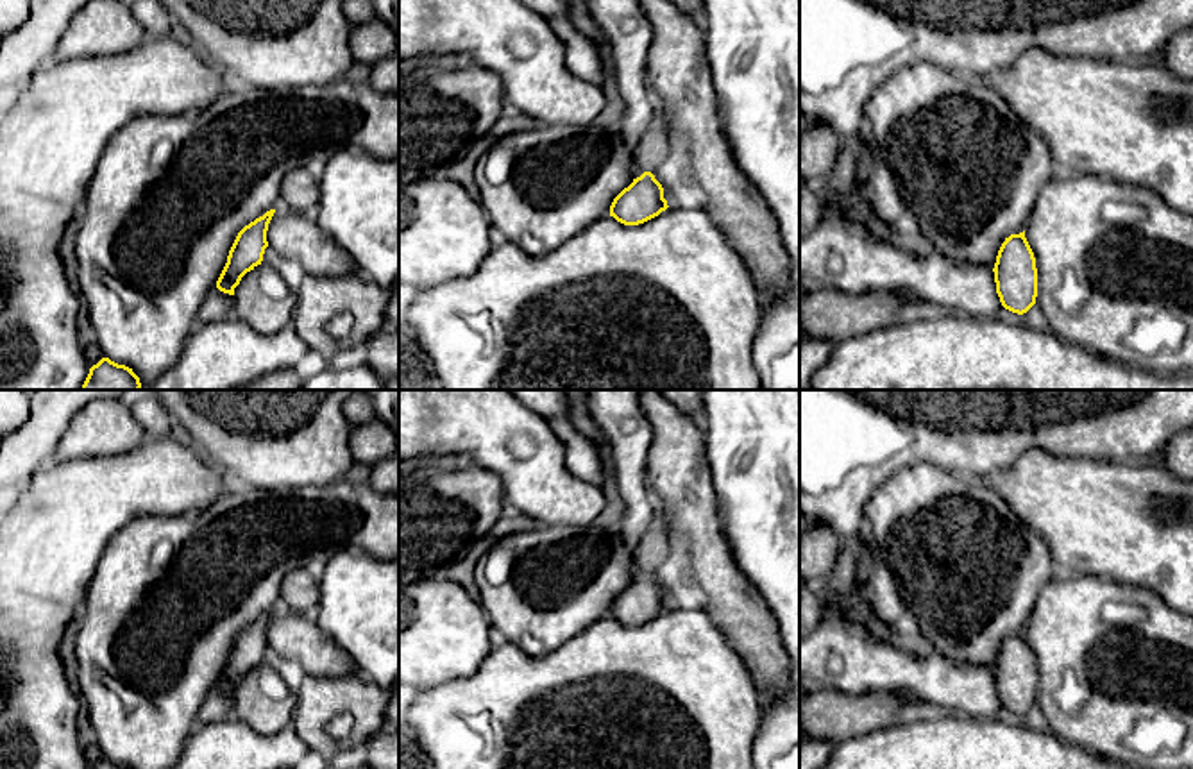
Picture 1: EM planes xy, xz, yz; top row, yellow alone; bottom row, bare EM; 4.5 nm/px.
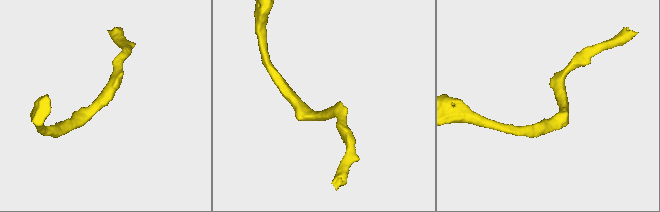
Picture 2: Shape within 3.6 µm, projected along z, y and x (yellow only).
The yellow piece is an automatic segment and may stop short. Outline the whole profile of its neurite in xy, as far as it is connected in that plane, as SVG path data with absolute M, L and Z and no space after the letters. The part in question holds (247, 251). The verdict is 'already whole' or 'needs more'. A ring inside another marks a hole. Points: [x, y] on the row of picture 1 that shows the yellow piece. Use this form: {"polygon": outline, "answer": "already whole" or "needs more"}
{"polygon": "M275 209L267 211L238 232L216 281L220 292L234 295L234 288L241 277L261 265L265 249L268 247L267 231L274 213Z", "answer": "already whole"}

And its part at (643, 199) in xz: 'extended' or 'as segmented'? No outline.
as segmented

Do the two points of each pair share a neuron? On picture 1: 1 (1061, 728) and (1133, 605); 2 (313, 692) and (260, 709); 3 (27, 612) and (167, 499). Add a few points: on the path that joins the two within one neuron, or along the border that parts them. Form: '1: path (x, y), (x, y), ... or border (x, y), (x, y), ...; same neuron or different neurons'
1: path (1099, 718), (1116, 700), (1113, 642); same neuron
2: border (297, 696), (290, 723); different neurons
3: path (50, 573), (127, 499); same neuron

